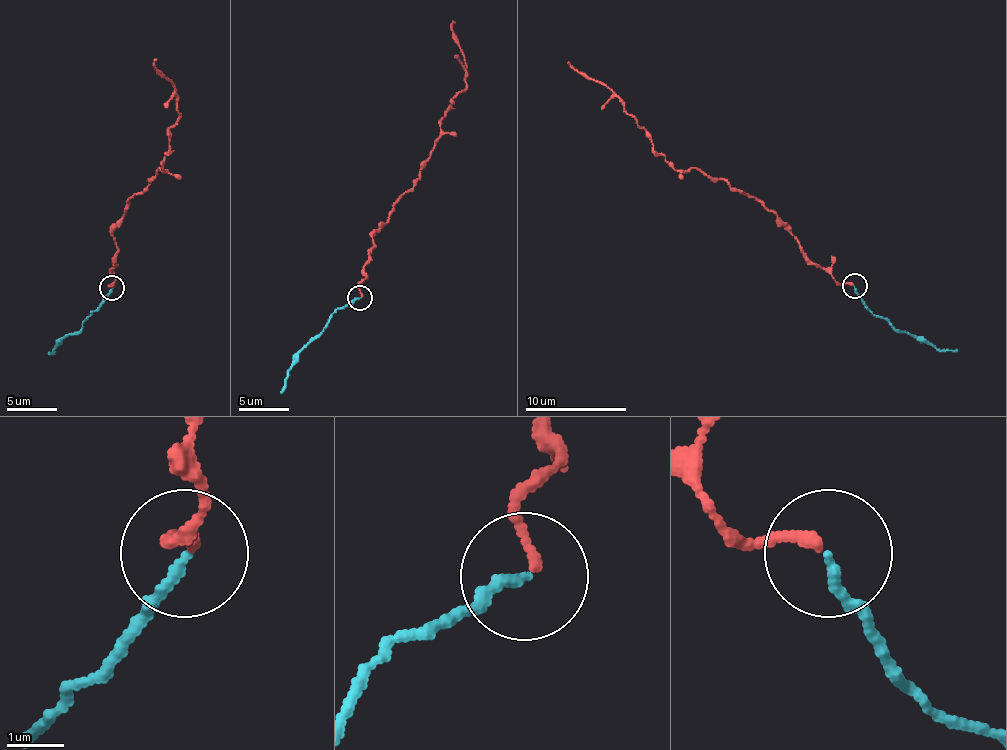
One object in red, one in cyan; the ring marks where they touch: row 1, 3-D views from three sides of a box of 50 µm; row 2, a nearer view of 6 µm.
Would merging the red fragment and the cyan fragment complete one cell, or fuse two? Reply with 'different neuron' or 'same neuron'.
same neuron

